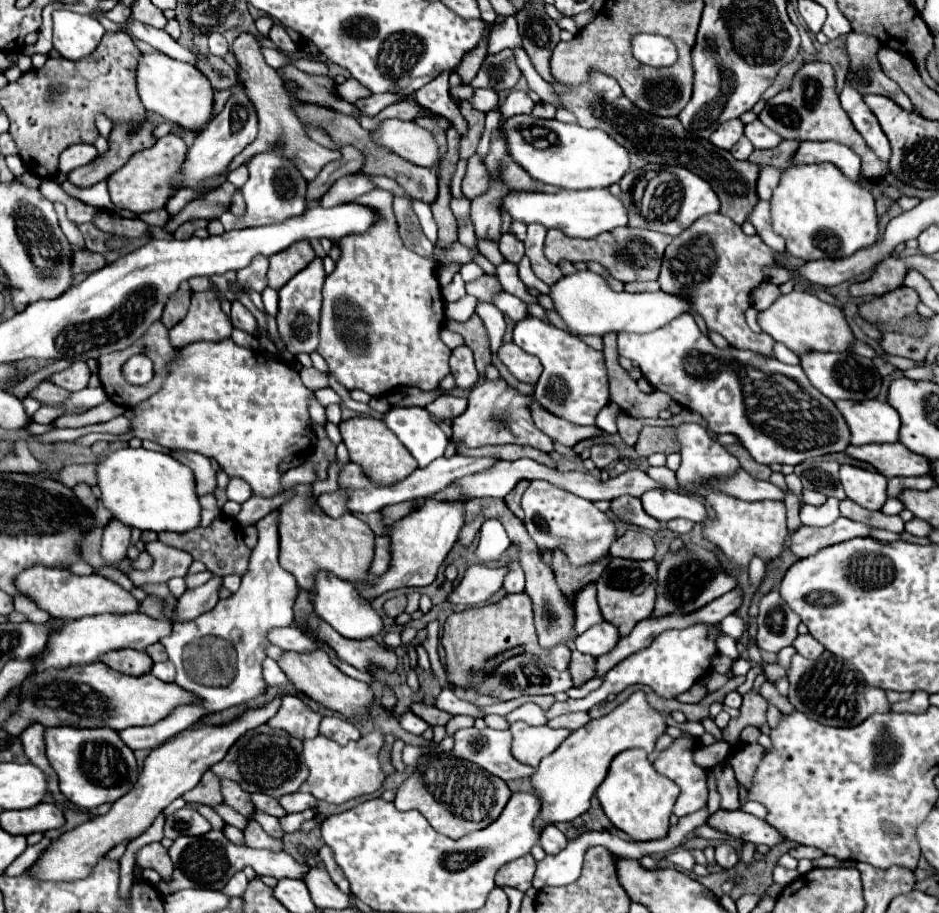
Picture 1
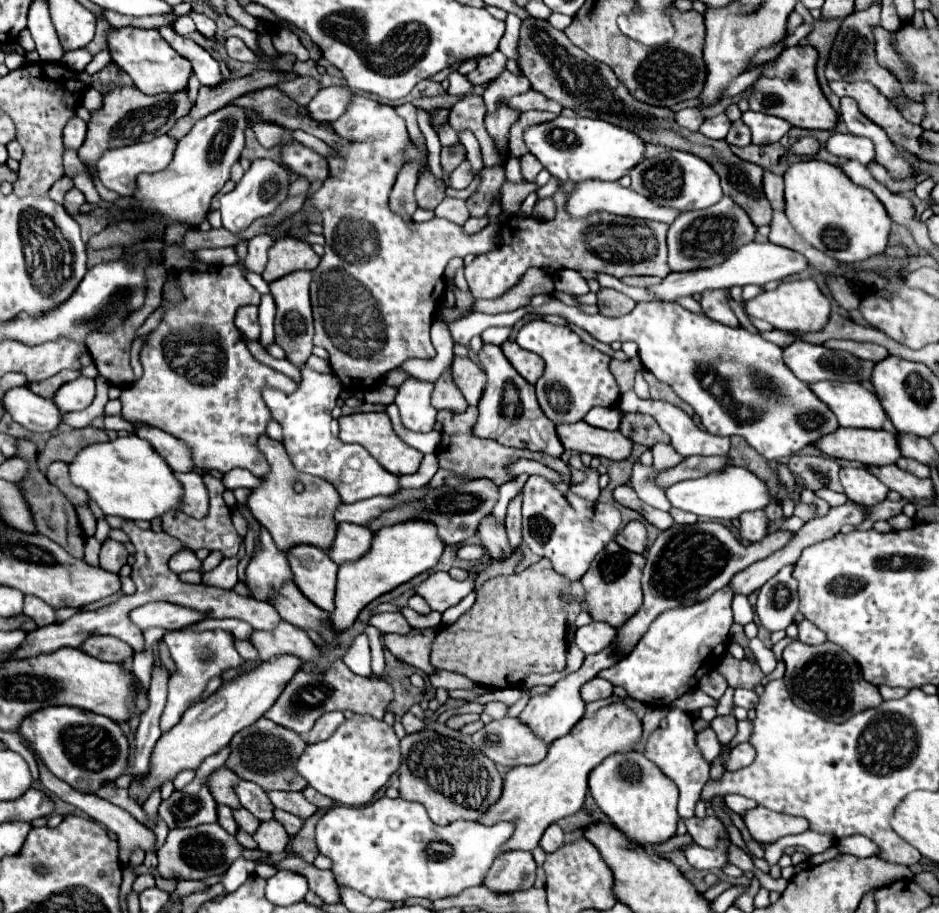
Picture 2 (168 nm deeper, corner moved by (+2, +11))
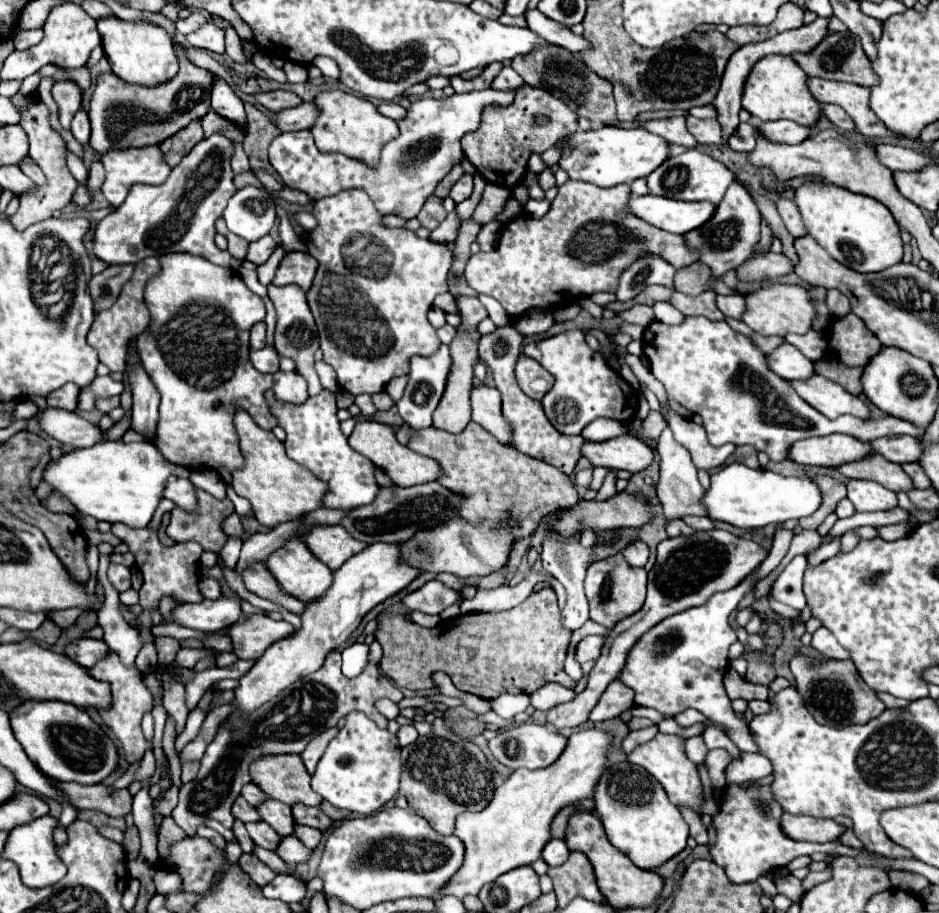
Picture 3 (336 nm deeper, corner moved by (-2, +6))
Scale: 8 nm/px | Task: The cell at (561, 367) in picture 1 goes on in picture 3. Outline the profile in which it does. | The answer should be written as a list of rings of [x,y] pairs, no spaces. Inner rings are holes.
[[[563,331],[547,339],[527,343],[523,353],[539,361],[555,377],[553,389],[545,393],[541,403],[547,419],[559,433],[579,435],[585,425],[597,417],[611,417],[621,423],[629,423],[637,415],[637,393],[617,371],[607,365],[601,353],[593,351],[585,343],[583,331]]]

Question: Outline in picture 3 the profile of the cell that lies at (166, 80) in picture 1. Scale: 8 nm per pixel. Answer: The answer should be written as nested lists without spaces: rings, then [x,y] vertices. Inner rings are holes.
[[[117,17],[97,21],[97,29],[101,33],[101,47],[109,59],[109,65],[113,73],[123,81],[151,87],[171,81],[171,77],[175,77],[175,73],[179,71],[175,47],[163,29],[147,23],[121,21]]]

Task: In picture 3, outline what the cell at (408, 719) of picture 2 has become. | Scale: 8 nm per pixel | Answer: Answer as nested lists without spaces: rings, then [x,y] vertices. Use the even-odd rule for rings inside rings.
[[[403,725],[403,727],[399,729],[399,733],[397,733],[397,739],[399,739],[399,745],[401,745],[401,747],[411,745],[417,737],[419,737],[419,733],[417,733],[417,729],[415,729],[413,725]]]

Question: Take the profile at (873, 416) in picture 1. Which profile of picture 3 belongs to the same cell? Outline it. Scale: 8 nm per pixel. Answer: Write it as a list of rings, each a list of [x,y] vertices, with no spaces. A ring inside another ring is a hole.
[[[817,375],[803,379],[803,381],[791,381],[795,391],[817,411],[821,411],[829,419],[837,419],[841,415],[853,415],[859,419],[869,419],[871,411],[869,407],[857,397],[845,391],[839,383]]]

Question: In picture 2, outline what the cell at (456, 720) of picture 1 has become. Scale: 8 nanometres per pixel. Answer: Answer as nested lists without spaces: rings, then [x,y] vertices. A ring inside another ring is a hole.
[[[495,701],[484,705],[484,712],[493,719],[501,719],[507,714],[508,706],[502,702]]]

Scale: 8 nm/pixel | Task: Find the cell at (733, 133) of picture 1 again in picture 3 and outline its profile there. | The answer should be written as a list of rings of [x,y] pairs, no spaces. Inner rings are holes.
[[[687,117],[687,127],[697,143],[723,143],[723,129],[719,129],[717,119],[695,119]]]

